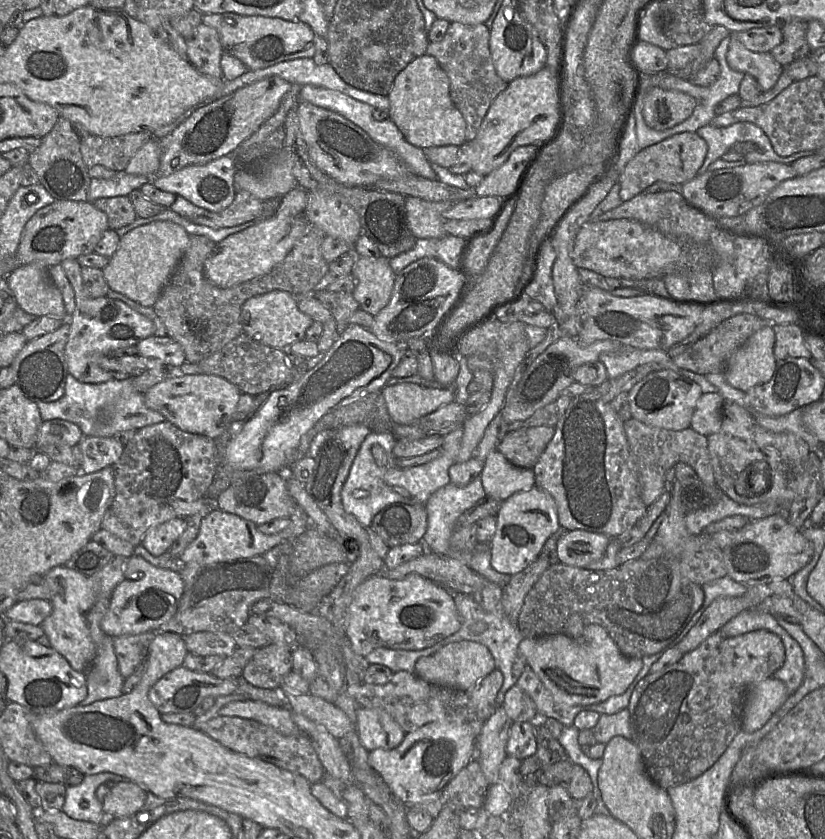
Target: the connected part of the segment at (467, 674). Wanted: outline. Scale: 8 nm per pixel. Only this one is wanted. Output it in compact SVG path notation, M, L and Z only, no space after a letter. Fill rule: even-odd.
M465 640L447 644L430 656L419 658L414 673L434 685L468 690L494 669L495 662L489 649L483 644Z

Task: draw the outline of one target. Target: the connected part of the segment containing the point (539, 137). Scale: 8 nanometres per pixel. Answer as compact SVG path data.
M546 66L534 75L518 77L497 96L484 117L476 141L478 160L472 171L483 176L501 166L520 146L539 145L554 131L557 122L555 71Z

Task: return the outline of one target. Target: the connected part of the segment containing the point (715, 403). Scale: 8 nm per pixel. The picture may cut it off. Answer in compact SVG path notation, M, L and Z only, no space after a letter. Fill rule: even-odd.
M703 393L692 415L691 428L704 436L716 433L721 427L724 403L719 393Z

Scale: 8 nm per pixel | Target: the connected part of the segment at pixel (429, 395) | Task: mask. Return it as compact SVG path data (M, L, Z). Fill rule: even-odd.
M405 383L386 385L382 393L388 413L395 424L410 424L455 401L453 386L433 388Z

